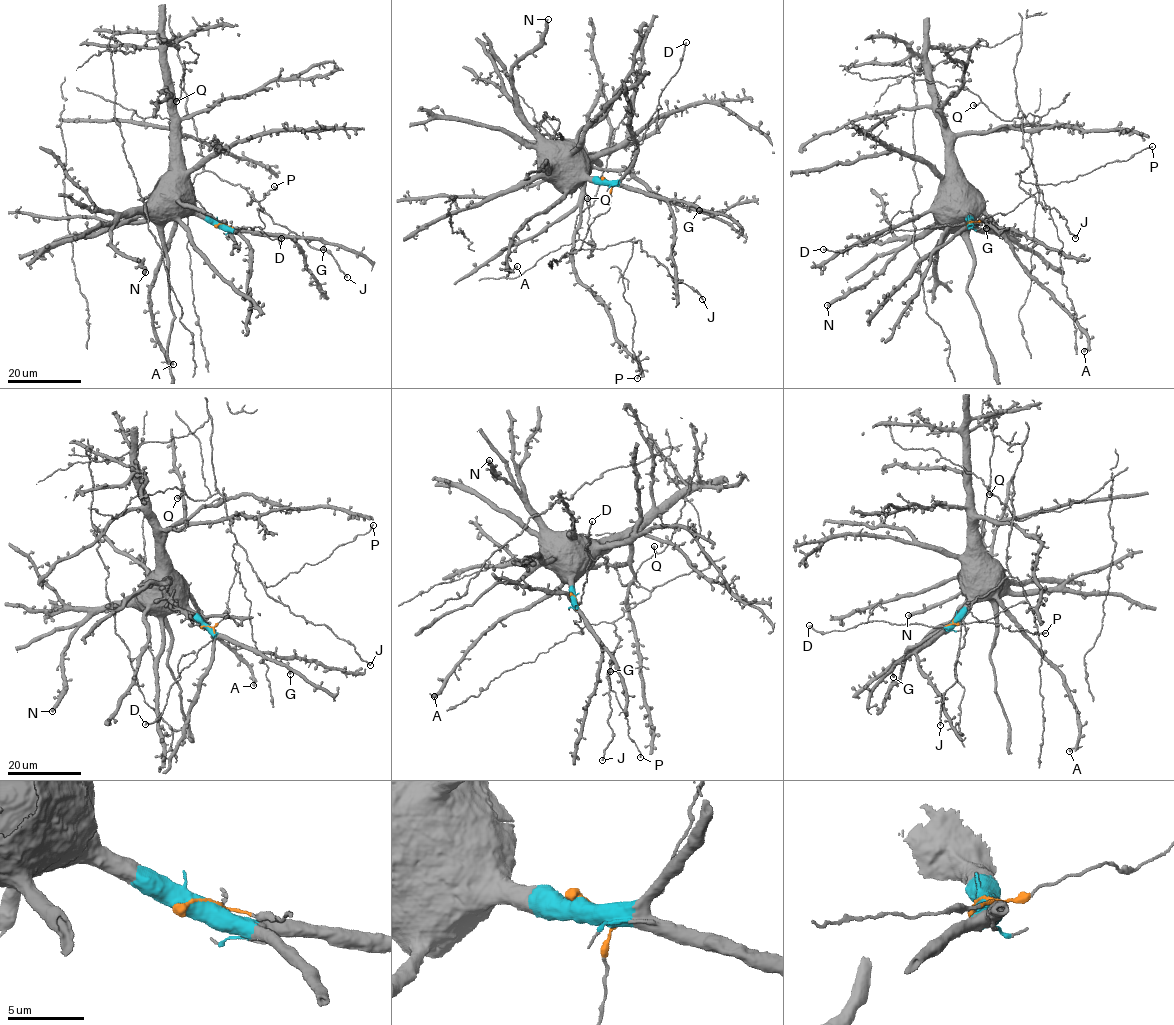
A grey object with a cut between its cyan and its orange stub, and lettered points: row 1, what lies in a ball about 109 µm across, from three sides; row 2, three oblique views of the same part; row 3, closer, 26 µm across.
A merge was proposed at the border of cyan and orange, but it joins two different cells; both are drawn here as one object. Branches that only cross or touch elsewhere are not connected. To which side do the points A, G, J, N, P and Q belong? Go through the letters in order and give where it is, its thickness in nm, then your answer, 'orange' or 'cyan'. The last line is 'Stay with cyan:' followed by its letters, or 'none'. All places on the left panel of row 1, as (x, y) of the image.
A: place (173, 364); calibre 400 nm; cyan
G: place (323, 249); calibre 480 nm; cyan
J: place (347, 277); calibre 240 nm; orange
N: place (145, 272); calibre 480 nm; cyan
P: place (274, 186); calibre 190 nm; orange
Q: place (176, 101); calibre 360 nm; orange
Stay with cyan: A, G, N

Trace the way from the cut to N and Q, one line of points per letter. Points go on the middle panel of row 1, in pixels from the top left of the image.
N: (606, 180), (595, 180), (583, 174), (532, 126), (519, 107), (510, 71), (526, 53), (534, 49), (547, 19)
Q: (606, 180), (611, 184), (609, 208), (597, 216), (572, 252), (595, 245), (578, 237), (575, 226), (587, 197)

